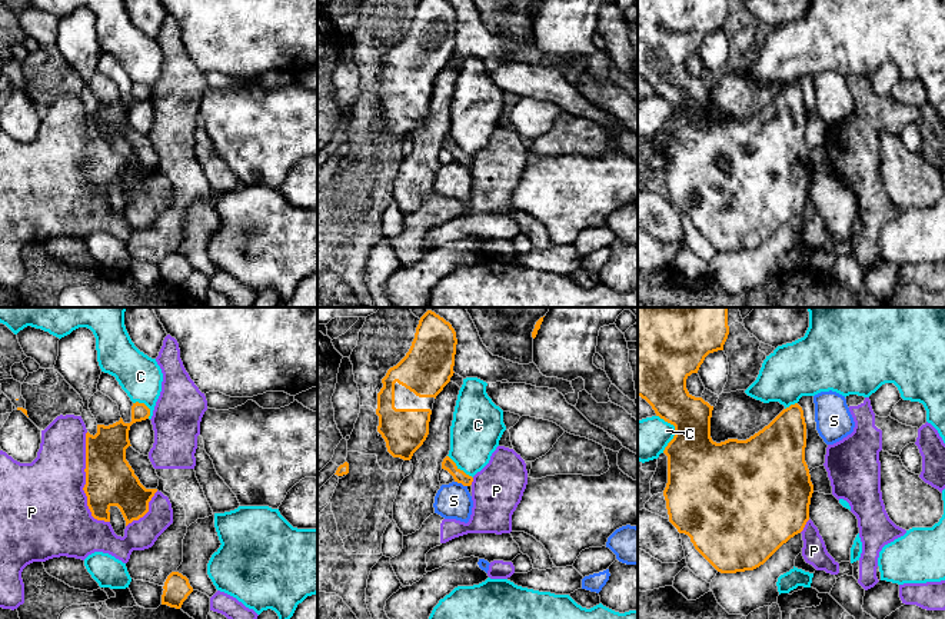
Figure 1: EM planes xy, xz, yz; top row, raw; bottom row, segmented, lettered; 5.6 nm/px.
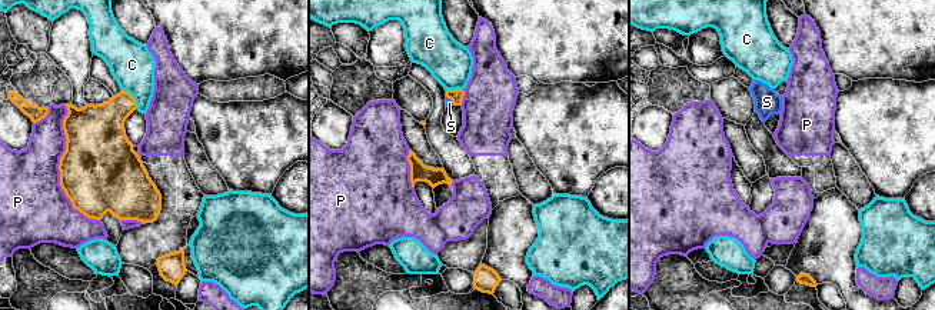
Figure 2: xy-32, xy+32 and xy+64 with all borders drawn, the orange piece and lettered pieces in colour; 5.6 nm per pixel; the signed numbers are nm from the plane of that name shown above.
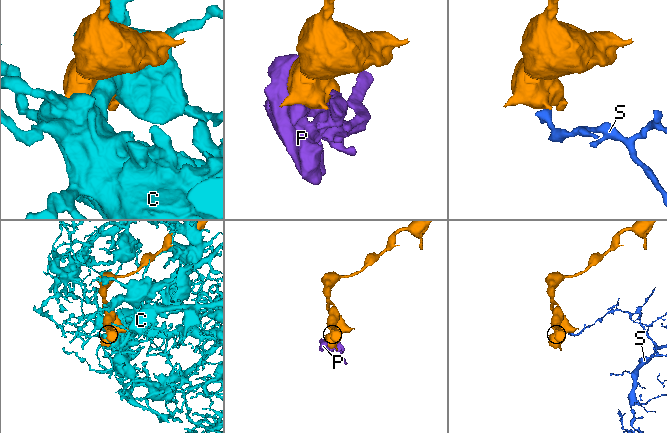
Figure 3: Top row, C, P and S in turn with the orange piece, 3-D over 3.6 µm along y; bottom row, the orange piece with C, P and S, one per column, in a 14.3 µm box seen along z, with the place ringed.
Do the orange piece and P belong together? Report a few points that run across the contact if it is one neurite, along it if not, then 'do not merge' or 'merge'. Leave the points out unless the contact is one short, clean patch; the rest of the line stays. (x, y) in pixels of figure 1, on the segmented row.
do not merge

